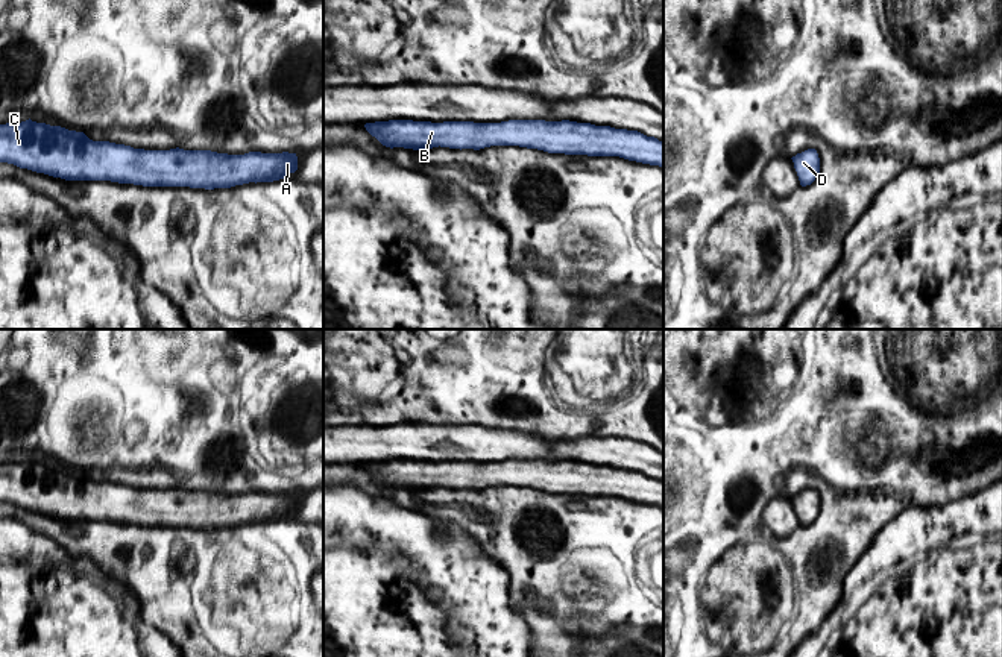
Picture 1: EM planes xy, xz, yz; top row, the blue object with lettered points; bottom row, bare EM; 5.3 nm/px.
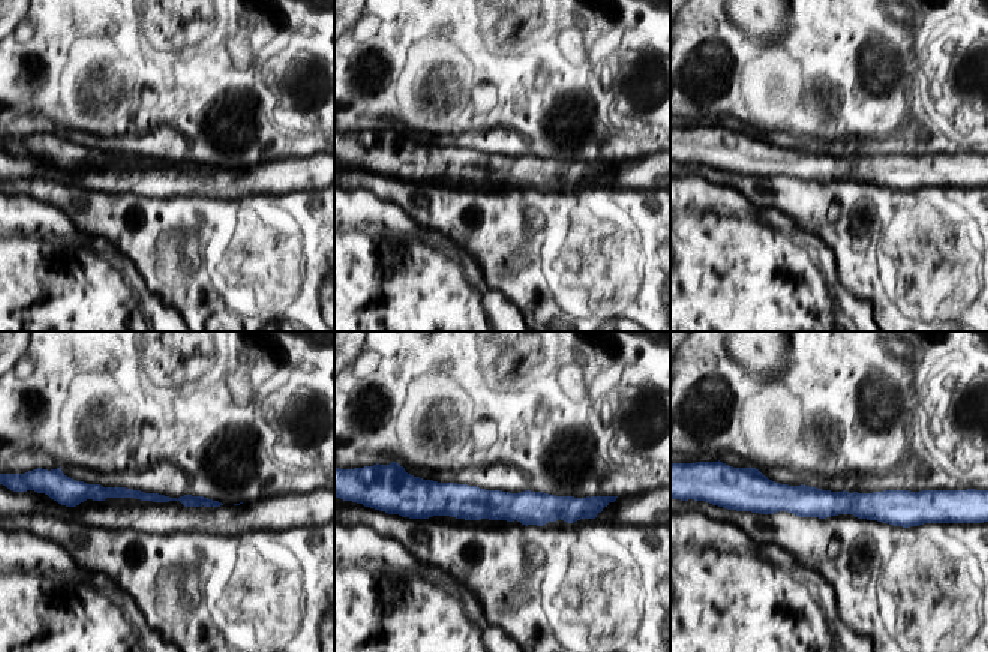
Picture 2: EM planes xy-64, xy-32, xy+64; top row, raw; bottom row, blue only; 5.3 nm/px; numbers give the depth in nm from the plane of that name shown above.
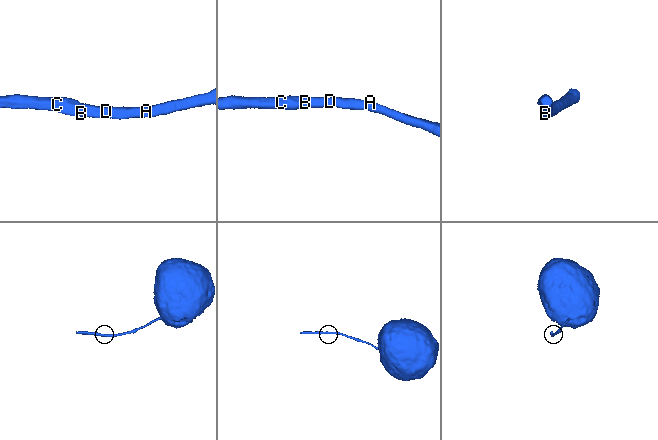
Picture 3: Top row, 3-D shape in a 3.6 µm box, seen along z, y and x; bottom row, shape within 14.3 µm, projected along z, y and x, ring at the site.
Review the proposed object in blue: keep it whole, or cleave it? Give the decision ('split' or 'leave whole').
leave whole

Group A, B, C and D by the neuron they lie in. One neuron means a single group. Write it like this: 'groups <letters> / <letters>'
groups A B C D

